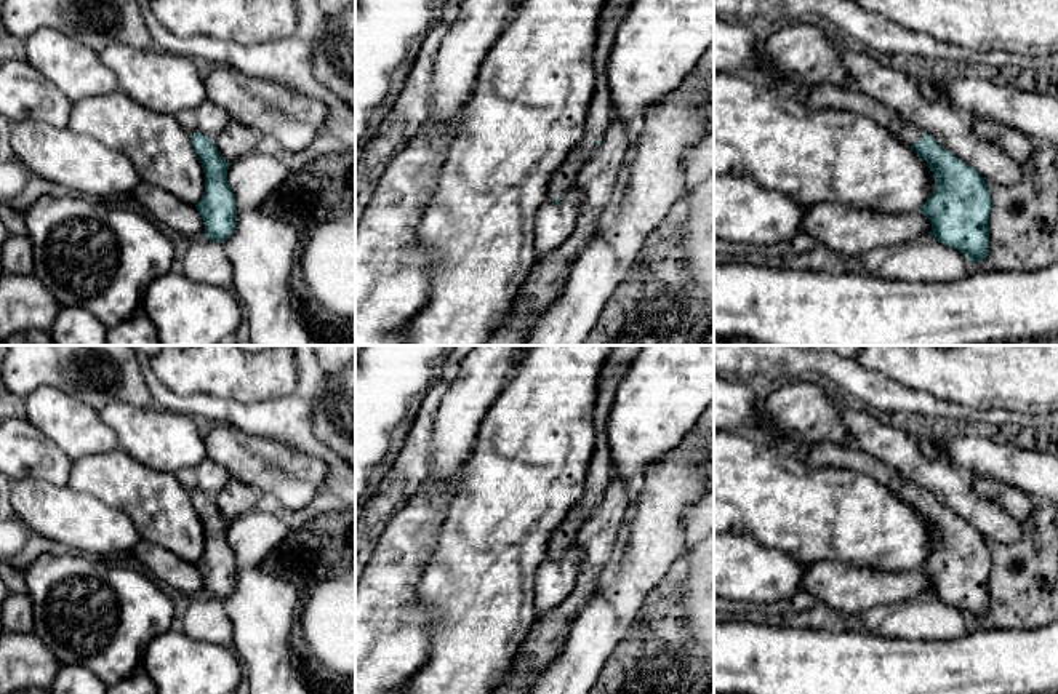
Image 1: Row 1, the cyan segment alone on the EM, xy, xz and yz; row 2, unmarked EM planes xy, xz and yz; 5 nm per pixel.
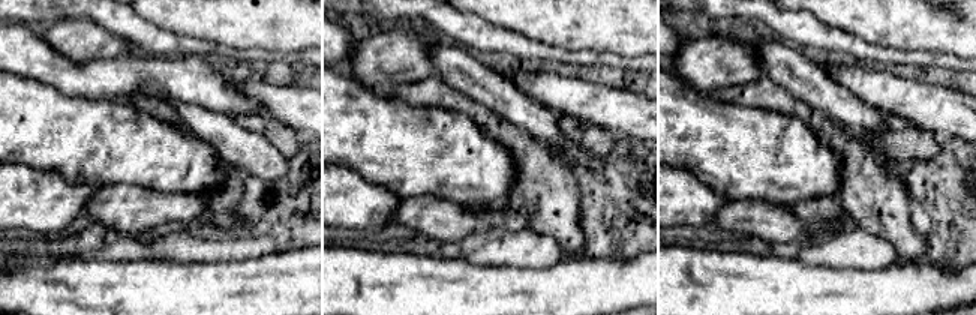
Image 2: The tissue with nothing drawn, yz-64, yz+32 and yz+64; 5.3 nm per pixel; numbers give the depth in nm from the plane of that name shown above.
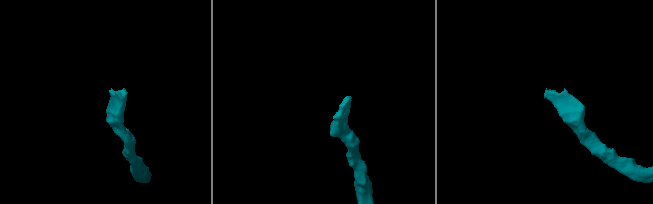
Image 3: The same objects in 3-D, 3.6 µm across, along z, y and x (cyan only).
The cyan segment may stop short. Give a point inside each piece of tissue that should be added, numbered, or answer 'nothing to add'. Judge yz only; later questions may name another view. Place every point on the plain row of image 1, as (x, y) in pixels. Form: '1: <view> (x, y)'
1: yz (828, 453)

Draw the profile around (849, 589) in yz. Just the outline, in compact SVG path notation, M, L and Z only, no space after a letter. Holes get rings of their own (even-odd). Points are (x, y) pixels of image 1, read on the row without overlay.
M839 561L808 568L800 592L807 592L842 616L863 614L877 604L892 604L932 595L932 580L920 569L885 571Z

